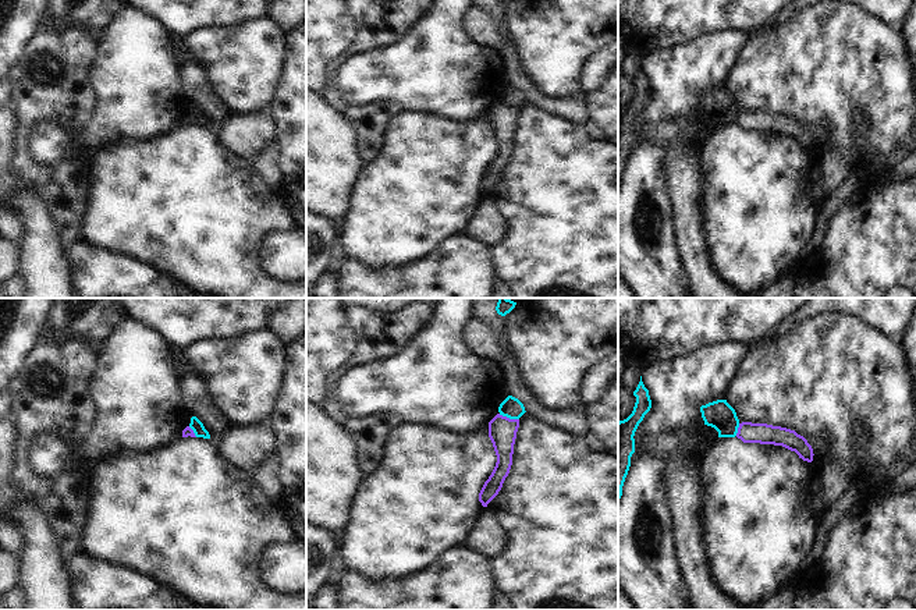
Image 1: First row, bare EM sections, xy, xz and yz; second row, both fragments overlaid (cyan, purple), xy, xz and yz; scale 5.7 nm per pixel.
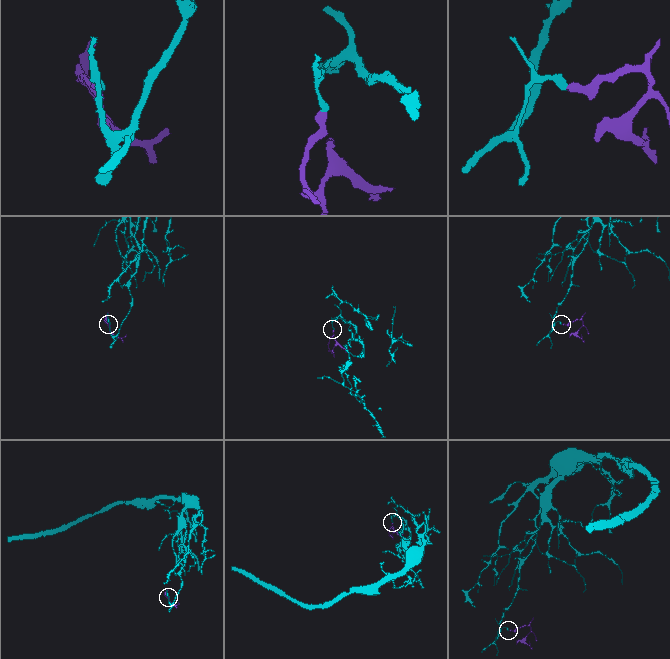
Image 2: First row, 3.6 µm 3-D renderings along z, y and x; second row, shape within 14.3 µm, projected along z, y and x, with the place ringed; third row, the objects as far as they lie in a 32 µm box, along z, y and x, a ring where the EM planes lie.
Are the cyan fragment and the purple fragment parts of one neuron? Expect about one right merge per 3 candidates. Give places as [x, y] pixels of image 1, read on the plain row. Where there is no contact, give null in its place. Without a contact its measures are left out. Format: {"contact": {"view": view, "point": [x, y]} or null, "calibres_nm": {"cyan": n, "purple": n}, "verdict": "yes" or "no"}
{"contact": {"view": "xz", "point": [508, 105]}, "calibres_nm": {"cyan": 120, "purple": 160}, "verdict": "no"}

